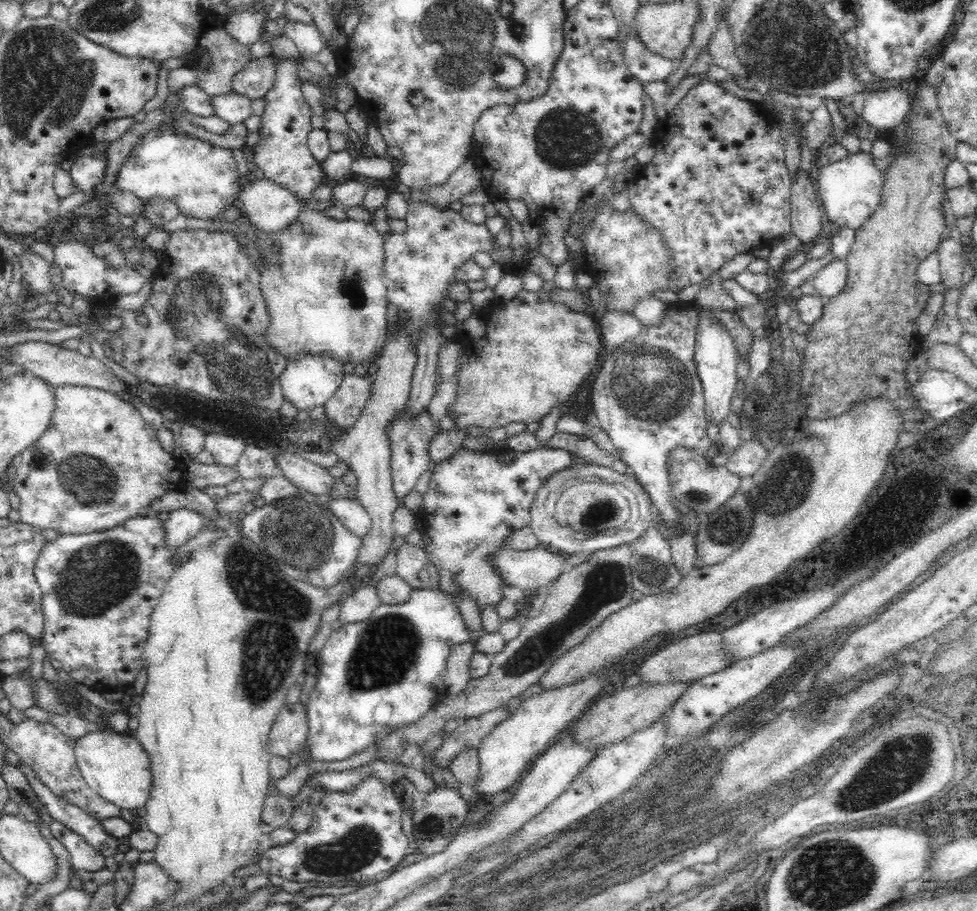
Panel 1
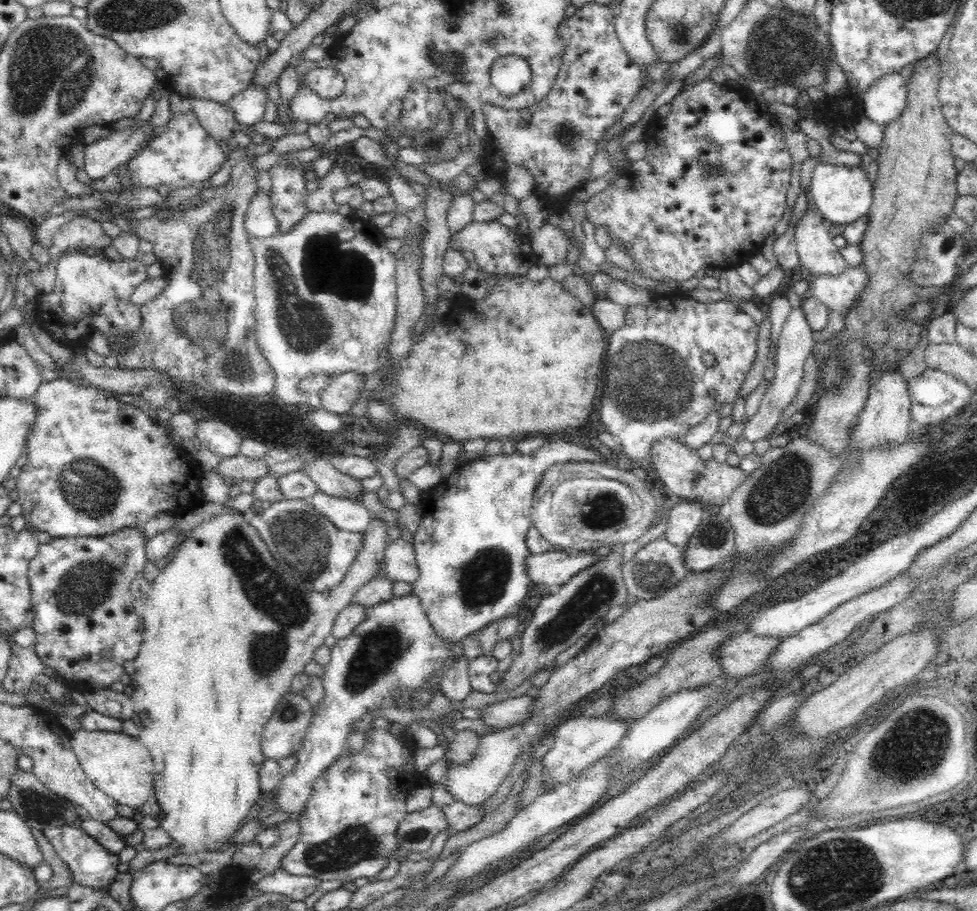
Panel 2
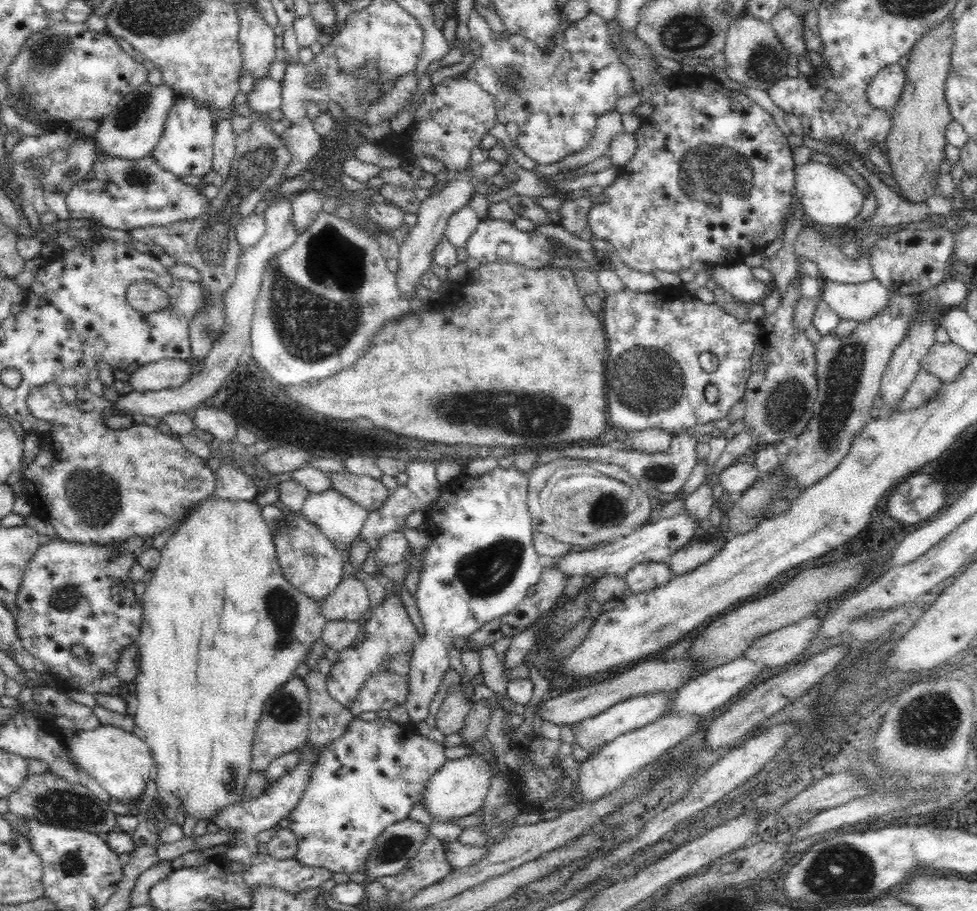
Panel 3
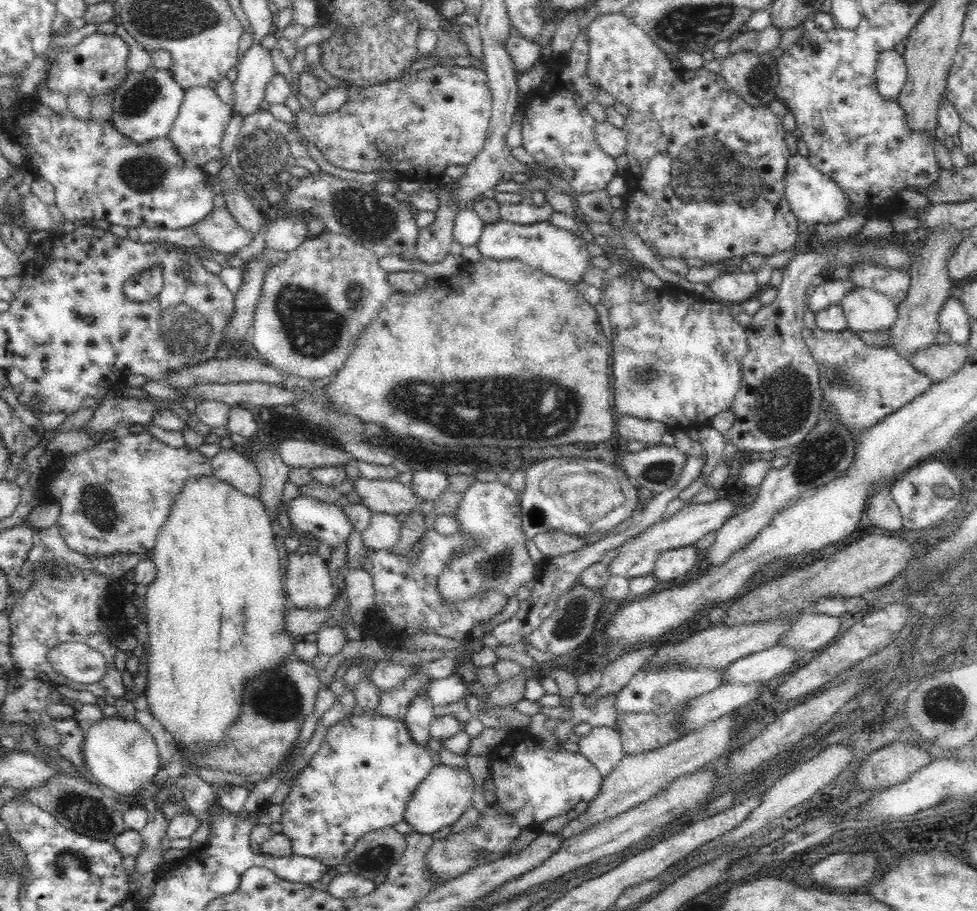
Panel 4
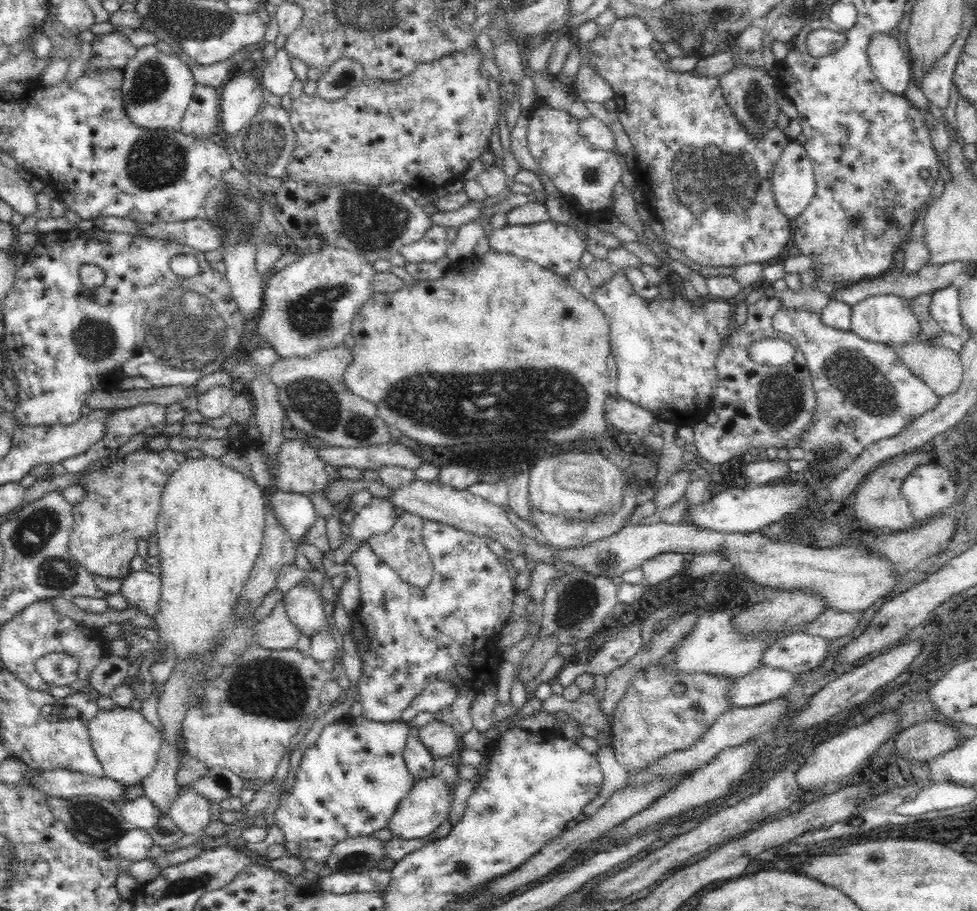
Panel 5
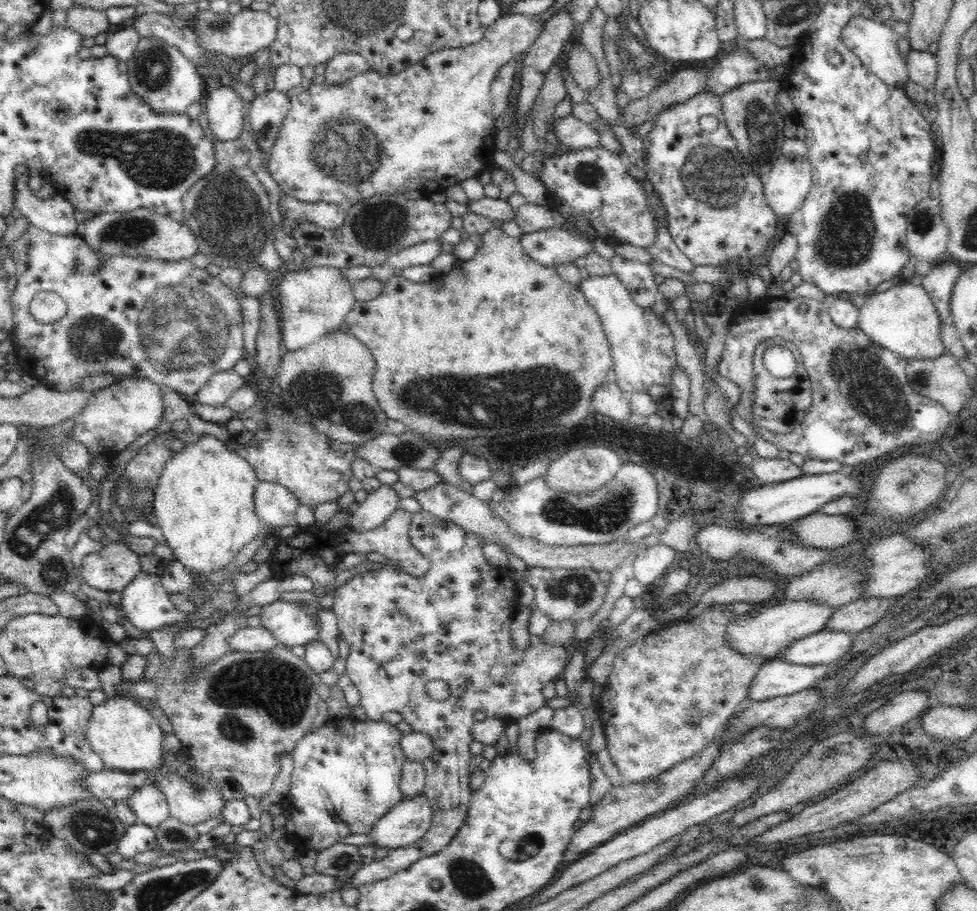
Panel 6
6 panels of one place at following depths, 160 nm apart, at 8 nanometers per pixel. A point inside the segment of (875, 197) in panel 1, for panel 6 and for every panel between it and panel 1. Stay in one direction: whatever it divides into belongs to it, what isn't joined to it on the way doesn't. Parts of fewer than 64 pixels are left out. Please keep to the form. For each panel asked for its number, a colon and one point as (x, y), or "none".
2: (842, 194)
3: (829, 197)
4: (814, 198)
5: (793, 179)
6: (789, 180)

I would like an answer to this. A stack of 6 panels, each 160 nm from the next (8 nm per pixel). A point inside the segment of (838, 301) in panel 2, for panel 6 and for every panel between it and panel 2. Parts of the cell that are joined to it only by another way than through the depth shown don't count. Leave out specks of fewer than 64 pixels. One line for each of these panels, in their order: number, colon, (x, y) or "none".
3: (856, 302)
4: (867, 310)
5: (884, 318)
6: (902, 319)

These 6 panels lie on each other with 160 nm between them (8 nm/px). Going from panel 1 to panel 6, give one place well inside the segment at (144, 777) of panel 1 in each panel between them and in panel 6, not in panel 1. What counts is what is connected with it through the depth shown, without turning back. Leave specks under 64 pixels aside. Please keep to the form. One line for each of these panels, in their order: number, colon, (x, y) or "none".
2: (119, 765)
3: (120, 761)
4: (122, 755)
5: (127, 746)
6: (127, 738)

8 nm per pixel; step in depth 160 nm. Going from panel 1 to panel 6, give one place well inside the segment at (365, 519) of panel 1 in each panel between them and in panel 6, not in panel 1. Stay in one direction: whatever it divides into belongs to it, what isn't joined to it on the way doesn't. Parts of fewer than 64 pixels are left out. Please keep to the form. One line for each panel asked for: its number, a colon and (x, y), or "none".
2: (347, 514)
3: (340, 518)
4: (328, 521)
5: (296, 512)
6: (275, 504)

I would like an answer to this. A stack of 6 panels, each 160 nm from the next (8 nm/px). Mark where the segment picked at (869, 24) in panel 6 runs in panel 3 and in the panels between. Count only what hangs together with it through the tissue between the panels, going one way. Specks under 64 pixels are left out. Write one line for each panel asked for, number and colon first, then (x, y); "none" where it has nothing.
3: (883, 92)
4: (891, 71)
5: (892, 69)

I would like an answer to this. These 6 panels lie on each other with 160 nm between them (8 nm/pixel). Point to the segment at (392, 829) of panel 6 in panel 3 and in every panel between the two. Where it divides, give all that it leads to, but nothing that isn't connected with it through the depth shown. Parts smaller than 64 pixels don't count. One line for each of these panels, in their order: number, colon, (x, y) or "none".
3: (459, 787)
4: (439, 801)
5: (427, 806)

